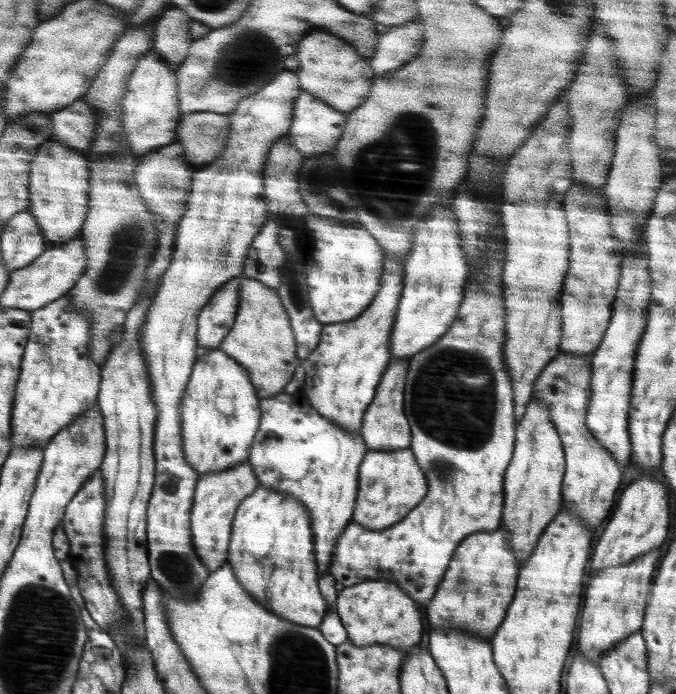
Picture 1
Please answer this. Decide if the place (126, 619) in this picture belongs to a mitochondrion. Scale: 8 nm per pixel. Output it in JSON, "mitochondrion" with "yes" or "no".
{"mitochondrion":"no"}

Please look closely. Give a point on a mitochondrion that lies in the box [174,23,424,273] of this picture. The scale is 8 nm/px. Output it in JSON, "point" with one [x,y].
{"point":[234,73]}

